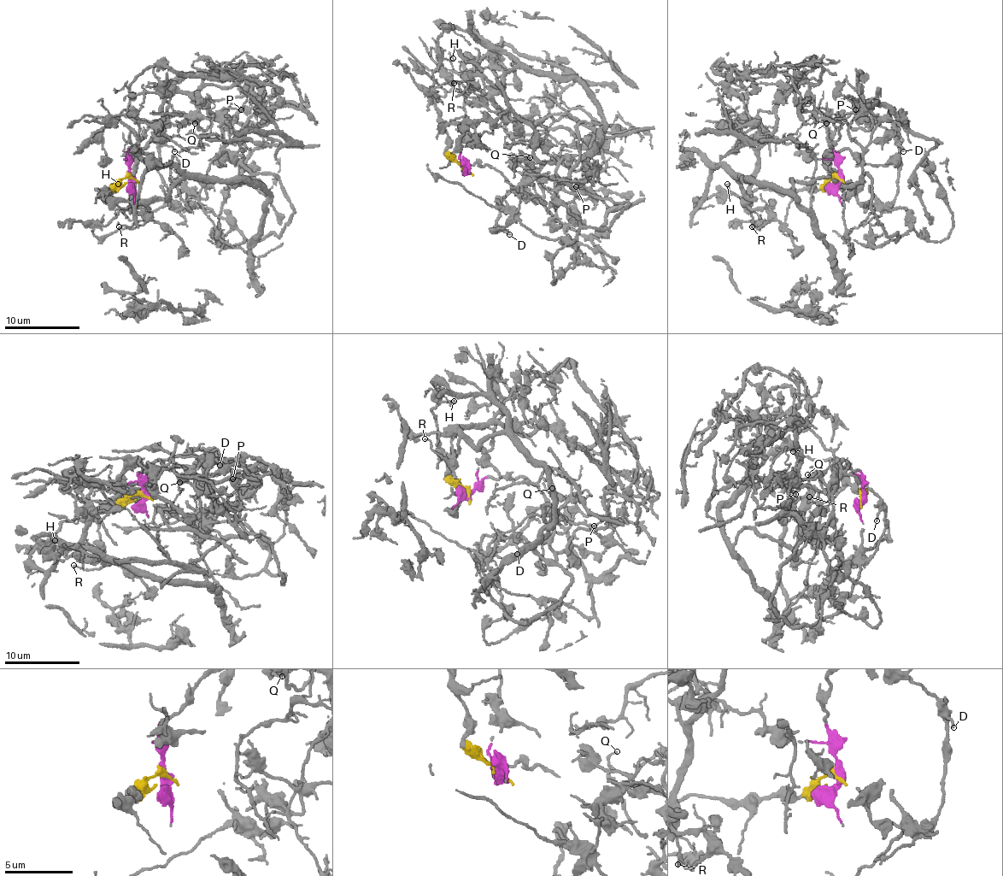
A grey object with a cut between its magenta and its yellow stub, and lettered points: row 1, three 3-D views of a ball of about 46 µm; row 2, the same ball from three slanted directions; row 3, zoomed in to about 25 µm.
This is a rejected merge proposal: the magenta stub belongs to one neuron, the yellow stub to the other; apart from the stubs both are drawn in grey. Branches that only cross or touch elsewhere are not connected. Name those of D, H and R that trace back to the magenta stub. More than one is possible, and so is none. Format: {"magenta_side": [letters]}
{"magenta_side": ["D"]}

